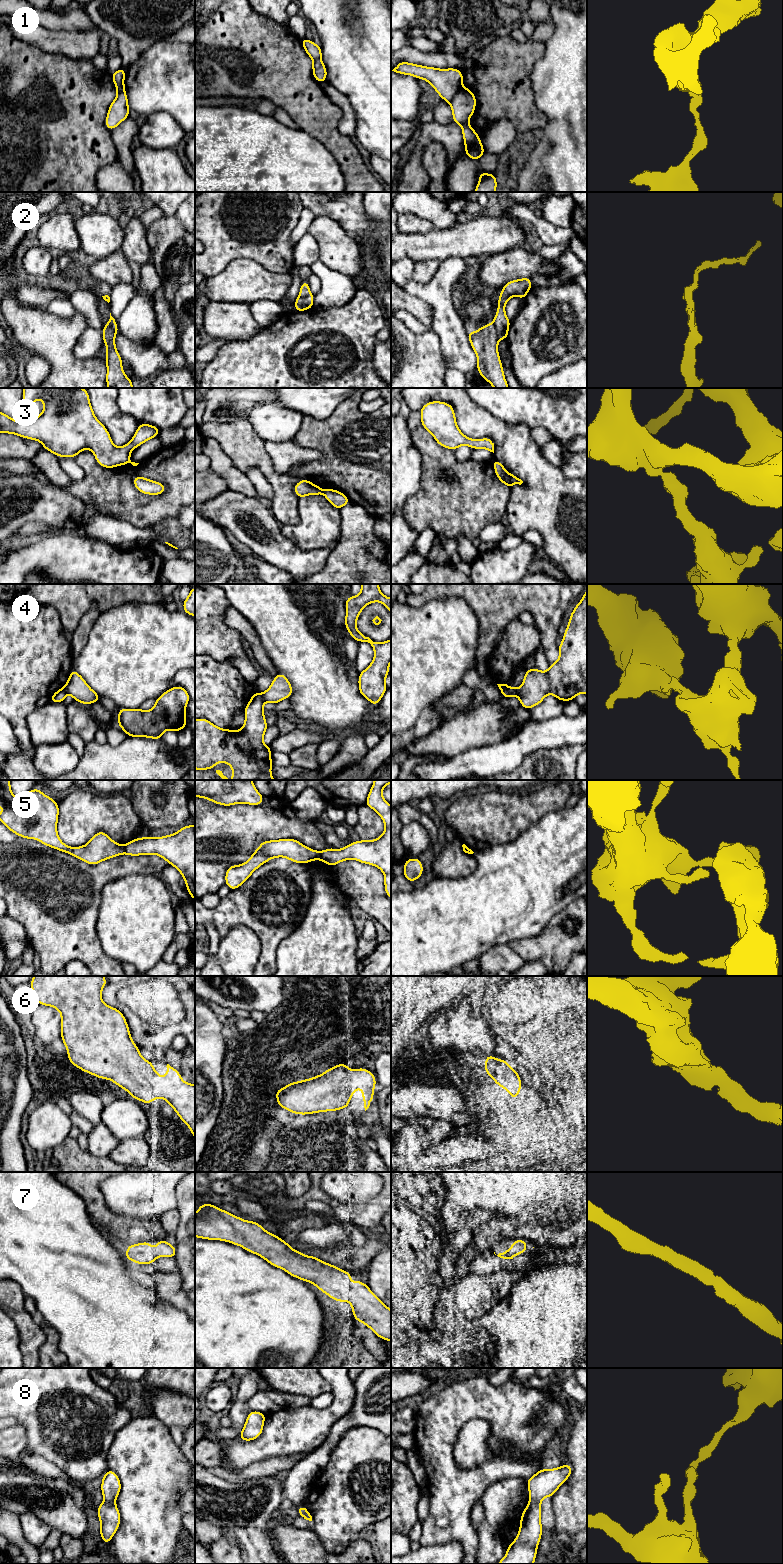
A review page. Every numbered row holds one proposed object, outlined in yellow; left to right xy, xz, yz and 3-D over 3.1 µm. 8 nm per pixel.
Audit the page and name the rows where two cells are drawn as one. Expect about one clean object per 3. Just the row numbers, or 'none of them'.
1, 2, 3, 4, 5, 8

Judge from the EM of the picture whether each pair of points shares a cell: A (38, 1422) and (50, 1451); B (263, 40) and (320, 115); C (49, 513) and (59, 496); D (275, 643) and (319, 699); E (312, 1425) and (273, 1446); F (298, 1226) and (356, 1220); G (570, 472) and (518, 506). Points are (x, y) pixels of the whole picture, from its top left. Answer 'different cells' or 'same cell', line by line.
A: same cell
B: same cell
C: same cell
D: same cell
E: same cell
F: different cells
G: different cells

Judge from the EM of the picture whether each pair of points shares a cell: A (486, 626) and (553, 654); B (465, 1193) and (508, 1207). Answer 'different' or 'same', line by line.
A: same
B: same

